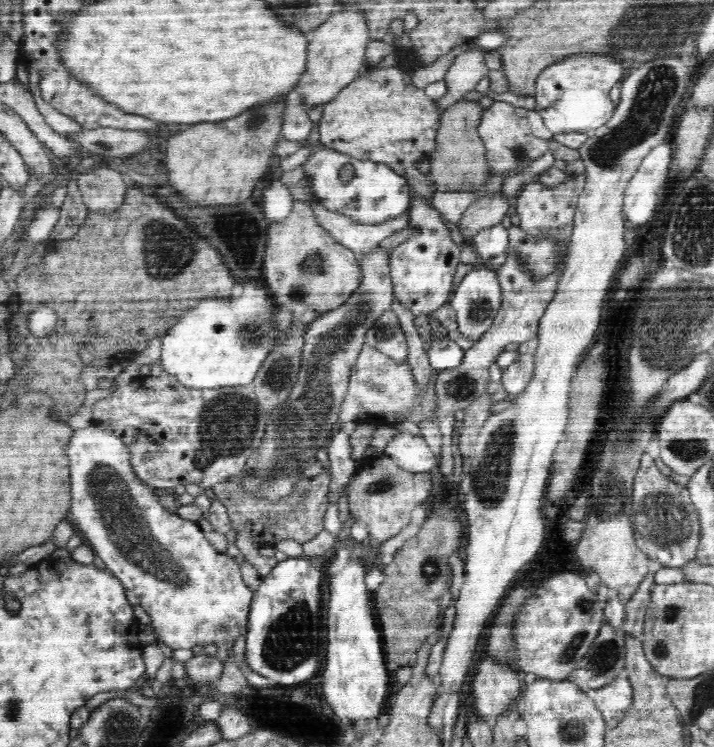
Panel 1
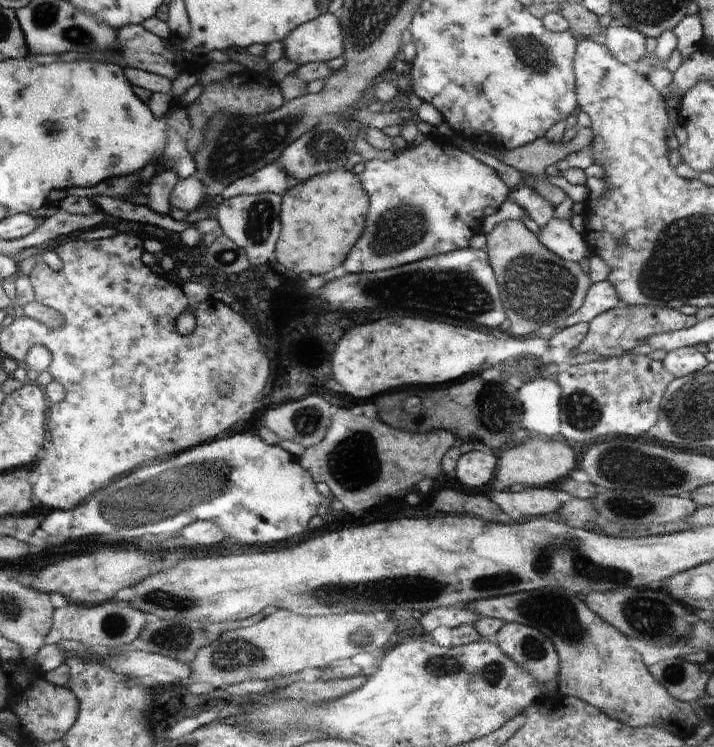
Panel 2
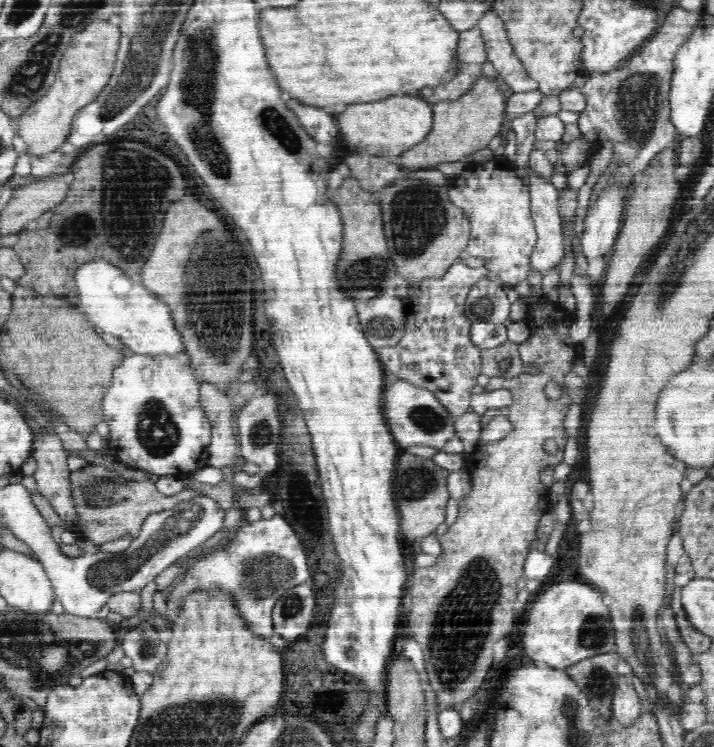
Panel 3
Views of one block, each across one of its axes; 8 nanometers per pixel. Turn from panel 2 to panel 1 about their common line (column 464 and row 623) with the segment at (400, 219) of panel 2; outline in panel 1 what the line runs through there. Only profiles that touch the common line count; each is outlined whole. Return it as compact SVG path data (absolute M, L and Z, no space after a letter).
M93 423L78 429L66 447L72 495L70 520L78 526L94 548L98 558L104 561L105 569L122 583L126 590L132 590L140 599L142 608L151 617L157 644L191 649L196 645L216 644L221 664L225 663L238 636L247 633L249 612L254 593L240 576L240 566L226 554L214 550L208 543L198 523L180 520L176 513L168 512L158 504L154 490L144 484L133 471L129 448L113 432L101 429Z

